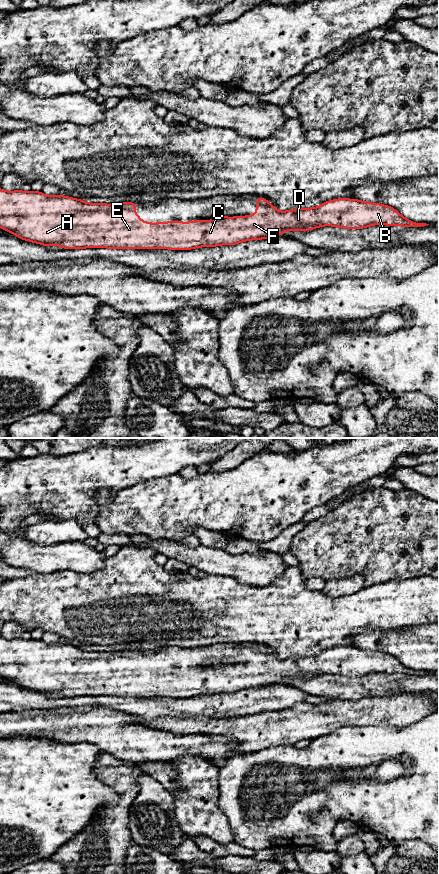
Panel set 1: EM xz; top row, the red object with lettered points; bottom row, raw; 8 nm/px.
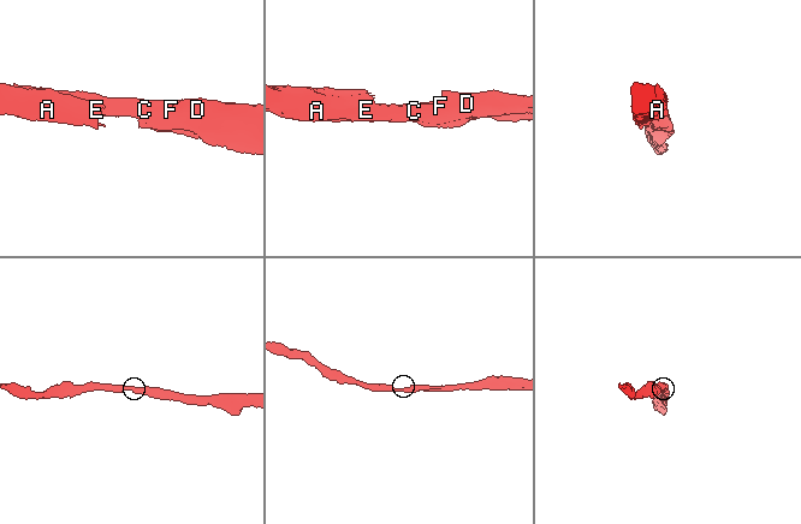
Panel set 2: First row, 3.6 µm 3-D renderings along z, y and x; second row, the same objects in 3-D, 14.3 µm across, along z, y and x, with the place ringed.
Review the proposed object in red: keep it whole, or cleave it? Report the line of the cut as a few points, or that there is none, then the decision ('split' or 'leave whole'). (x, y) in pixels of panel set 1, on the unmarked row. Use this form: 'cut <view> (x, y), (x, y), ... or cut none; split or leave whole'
cut none; leave whole

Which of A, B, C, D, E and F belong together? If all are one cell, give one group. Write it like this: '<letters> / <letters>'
A B C D E F

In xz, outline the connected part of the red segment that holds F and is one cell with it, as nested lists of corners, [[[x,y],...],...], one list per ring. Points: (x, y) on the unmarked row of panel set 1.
[[[0,636],[0,676],[20,687],[64,697],[171,697],[236,693],[244,689],[282,684],[285,679],[309,679],[322,674],[362,677],[373,673],[421,675],[429,672],[410,669],[396,657],[380,651],[339,646],[314,656],[278,659],[267,647],[256,646],[256,662],[196,668],[149,671],[135,660],[135,650],[87,651],[69,644],[48,644],[39,639],[5,639]]]

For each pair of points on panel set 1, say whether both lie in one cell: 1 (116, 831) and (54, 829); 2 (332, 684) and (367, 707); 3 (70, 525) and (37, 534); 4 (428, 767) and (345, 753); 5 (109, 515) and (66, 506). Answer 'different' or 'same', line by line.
1: different
2: different
3: same
4: same
5: different

